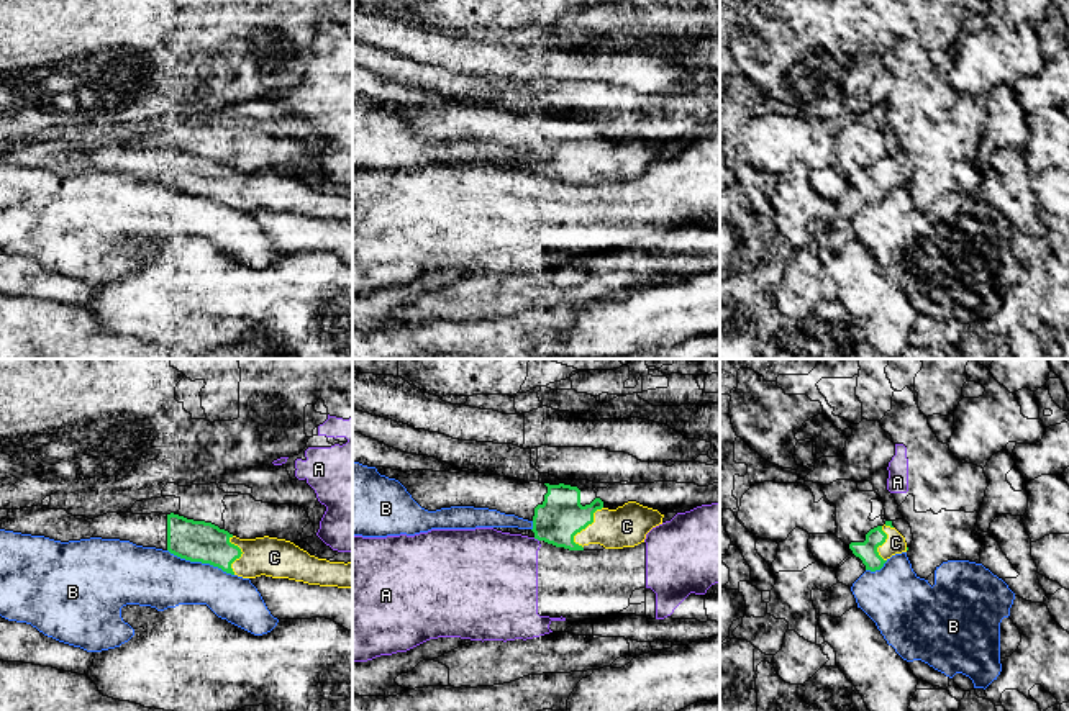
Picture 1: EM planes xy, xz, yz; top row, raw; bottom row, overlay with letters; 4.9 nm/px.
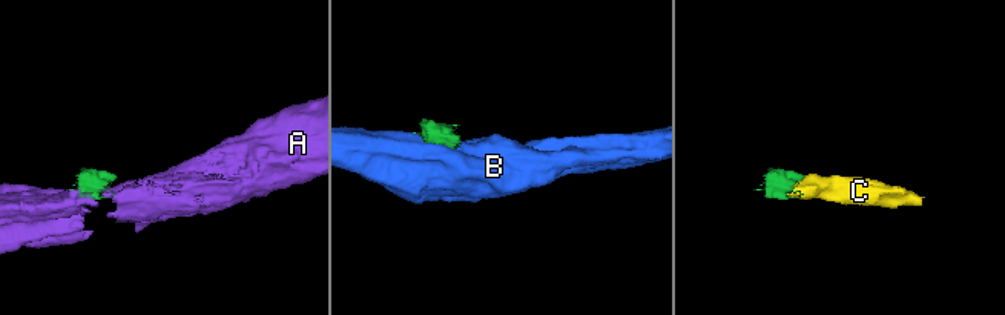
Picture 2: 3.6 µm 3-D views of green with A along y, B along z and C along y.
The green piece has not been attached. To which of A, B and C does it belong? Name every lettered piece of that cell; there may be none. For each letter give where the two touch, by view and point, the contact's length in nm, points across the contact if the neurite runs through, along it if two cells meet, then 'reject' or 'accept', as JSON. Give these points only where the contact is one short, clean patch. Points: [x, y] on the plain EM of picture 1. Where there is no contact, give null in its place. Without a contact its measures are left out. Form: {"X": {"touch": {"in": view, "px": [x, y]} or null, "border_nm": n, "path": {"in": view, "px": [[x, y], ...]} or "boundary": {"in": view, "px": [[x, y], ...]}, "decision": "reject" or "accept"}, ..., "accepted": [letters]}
{"A": {"touch": {"in": "xz", "px": [536, 171]}, "border_nm": 40, "decision": "reject"}, "B": {"touch": {"in": "xy", "px": [200, 194]}, "border_nm": 360, "decision": "reject"}, "C": {"touch": {"in": "xz", "px": [587, 158]}, "border_nm": 240, "path": {"in": "xz", "px": [[556, 154], [587, 158], [627, 159]]}, "decision": "accept"}, "accepted": ["C"]}

